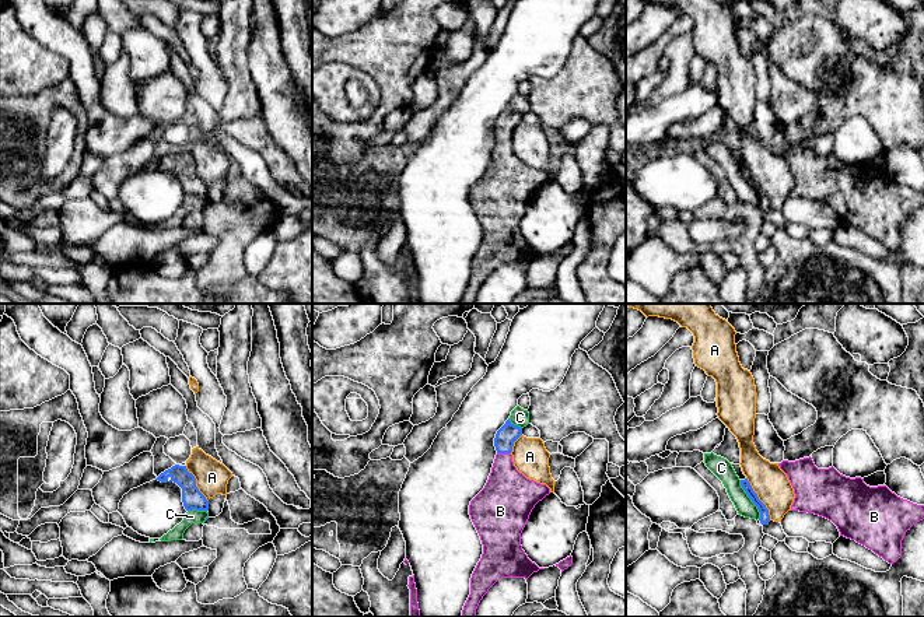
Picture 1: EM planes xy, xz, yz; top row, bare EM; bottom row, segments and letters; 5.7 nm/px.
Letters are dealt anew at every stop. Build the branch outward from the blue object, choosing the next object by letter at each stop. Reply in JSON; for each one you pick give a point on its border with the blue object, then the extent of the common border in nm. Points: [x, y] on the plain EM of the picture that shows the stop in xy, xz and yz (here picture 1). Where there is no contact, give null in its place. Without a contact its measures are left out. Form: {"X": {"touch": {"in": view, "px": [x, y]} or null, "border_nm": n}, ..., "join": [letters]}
{"B": {"touch": {"in": "xz", "px": [504, 139]}, "border_nm": 80}, "join": ["B"]}

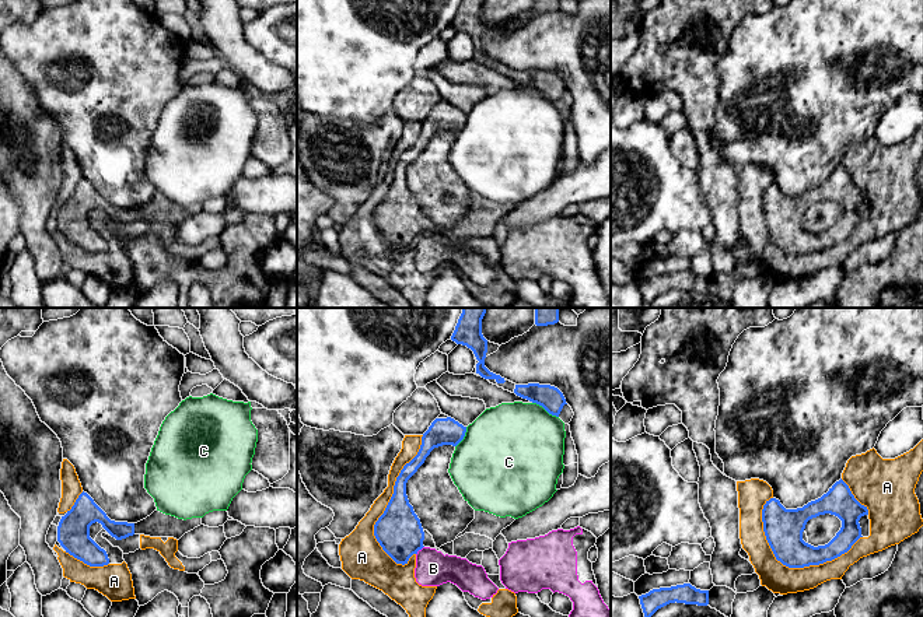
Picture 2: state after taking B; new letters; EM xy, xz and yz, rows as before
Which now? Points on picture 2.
{"join": []}

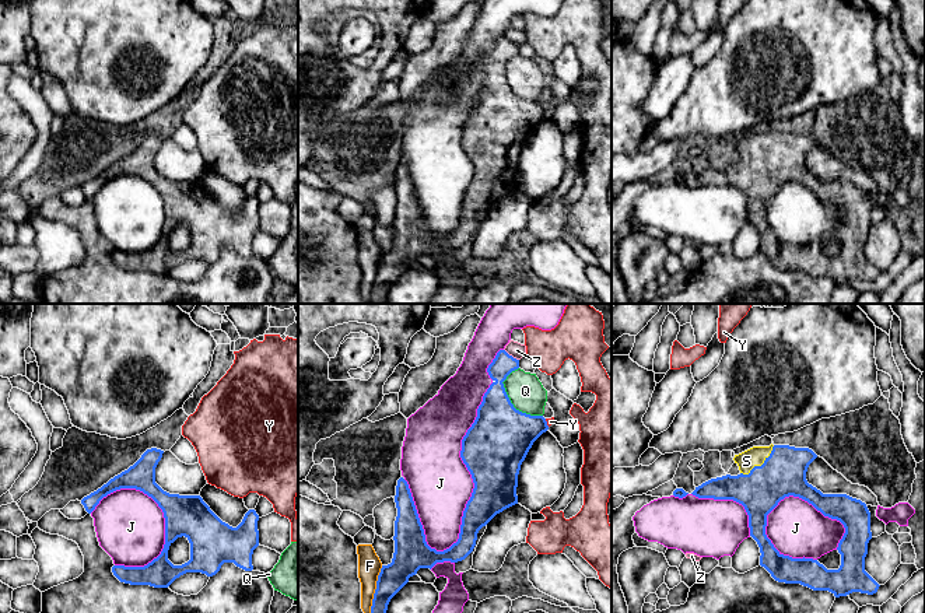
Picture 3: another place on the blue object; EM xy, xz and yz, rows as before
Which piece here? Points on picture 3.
{"S": {"touch": {"in": "yz", "px": [761, 151]}, "border_nm": 260}, "join": ["S"]}

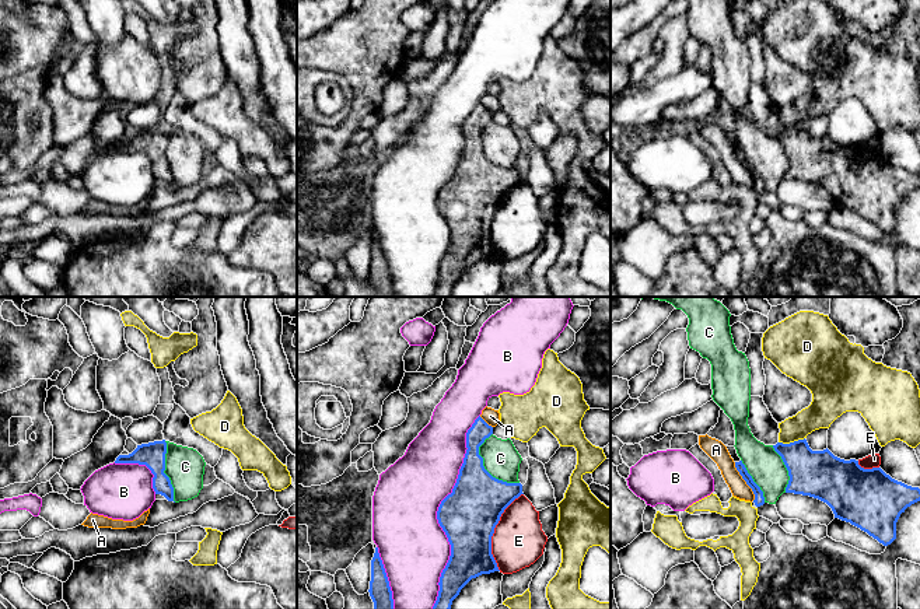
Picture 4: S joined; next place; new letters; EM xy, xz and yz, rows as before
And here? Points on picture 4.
{"join": []}

